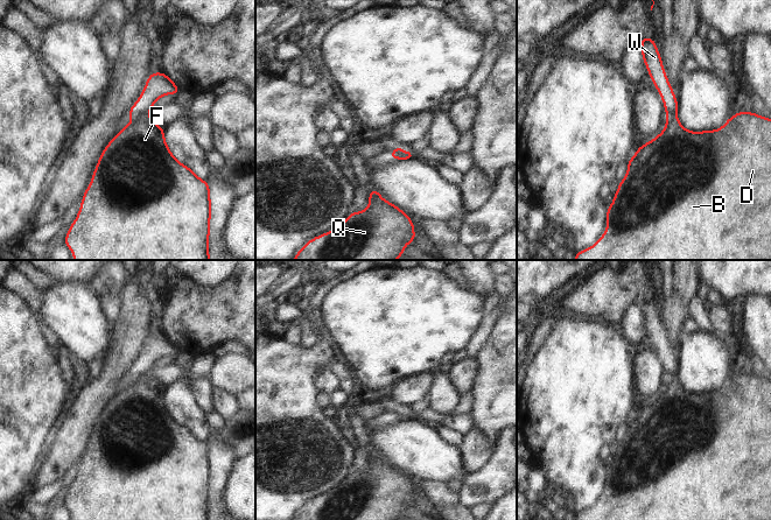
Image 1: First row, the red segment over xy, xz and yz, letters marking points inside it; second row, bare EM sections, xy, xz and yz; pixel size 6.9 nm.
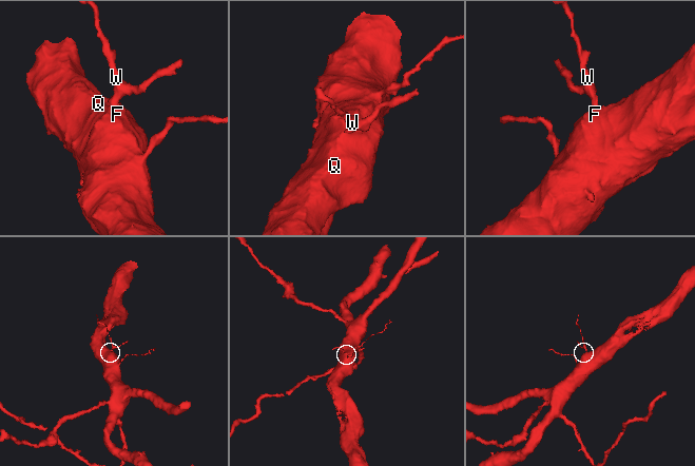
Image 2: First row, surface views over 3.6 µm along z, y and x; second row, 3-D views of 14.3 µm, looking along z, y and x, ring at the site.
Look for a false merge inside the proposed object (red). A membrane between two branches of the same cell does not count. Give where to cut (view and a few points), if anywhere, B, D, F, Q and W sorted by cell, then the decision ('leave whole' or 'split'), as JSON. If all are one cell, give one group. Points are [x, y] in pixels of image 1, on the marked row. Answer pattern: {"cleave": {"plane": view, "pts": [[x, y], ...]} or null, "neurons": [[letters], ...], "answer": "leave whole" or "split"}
{"cleave": {"plane": "xy", "pts": [[147, 114], [132, 120]]}, "neurons": [["B", "D", "F", "Q"], ["W"]], "answer": "split"}

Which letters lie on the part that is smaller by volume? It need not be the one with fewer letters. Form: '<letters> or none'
W

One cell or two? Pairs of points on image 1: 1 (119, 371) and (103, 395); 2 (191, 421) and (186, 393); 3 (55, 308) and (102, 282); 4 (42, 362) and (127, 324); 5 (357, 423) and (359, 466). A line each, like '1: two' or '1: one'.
1: one
2: one
3: two
4: two
5: one

